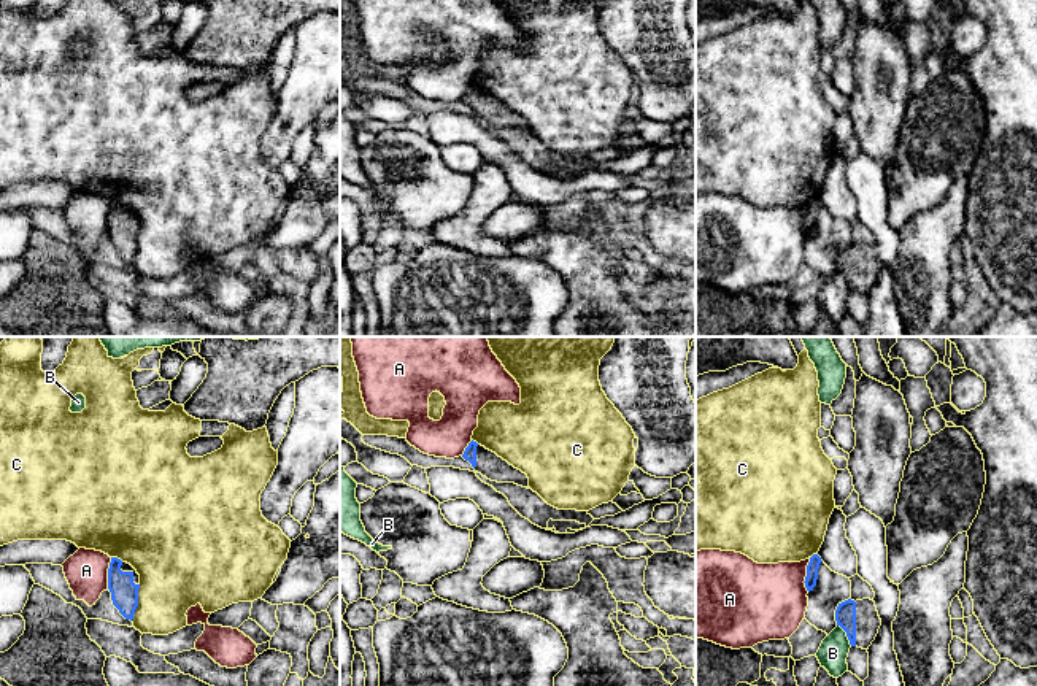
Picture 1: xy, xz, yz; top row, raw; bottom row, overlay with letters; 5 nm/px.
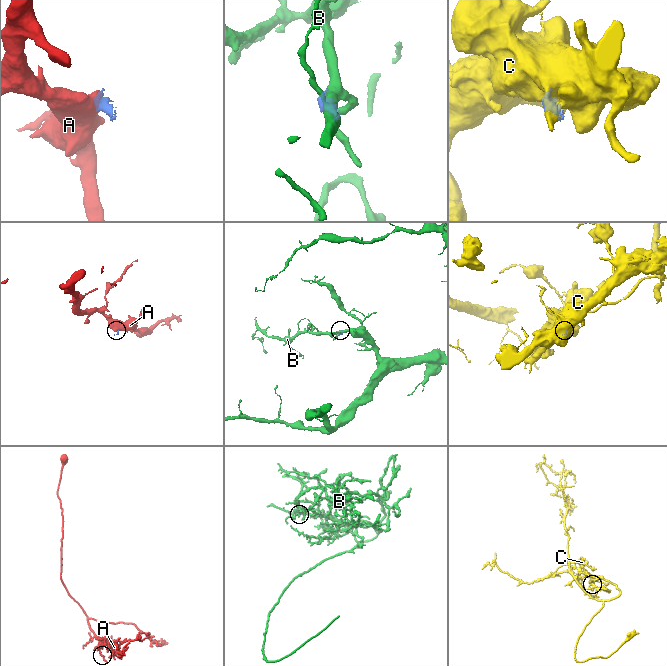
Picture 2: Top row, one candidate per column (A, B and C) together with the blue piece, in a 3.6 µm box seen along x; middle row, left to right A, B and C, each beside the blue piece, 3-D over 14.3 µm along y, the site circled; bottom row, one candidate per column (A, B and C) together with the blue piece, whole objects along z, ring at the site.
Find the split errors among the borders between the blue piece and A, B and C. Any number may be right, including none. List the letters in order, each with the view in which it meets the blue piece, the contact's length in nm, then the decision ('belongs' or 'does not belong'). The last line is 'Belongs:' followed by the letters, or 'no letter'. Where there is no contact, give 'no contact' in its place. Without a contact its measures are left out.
A: yz | 180 nm | does not belong
B: yz | 130 nm | does not belong
C: xy | 190 nm | does not belong
Belongs: no letter

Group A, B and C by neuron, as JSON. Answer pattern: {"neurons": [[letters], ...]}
{"neurons": [["A"], ["B"], ["C"]]}

